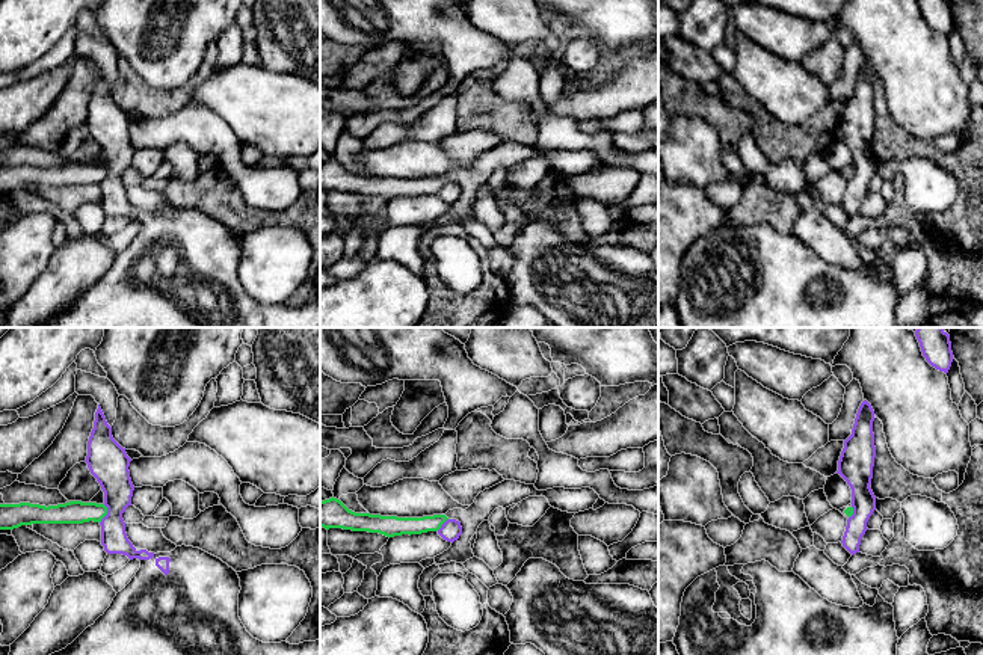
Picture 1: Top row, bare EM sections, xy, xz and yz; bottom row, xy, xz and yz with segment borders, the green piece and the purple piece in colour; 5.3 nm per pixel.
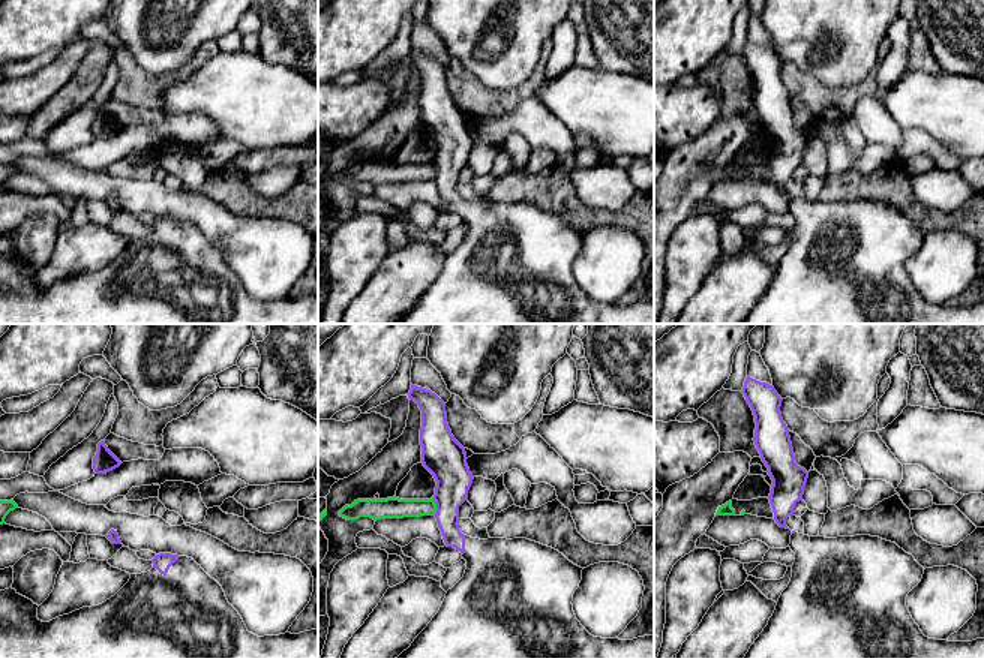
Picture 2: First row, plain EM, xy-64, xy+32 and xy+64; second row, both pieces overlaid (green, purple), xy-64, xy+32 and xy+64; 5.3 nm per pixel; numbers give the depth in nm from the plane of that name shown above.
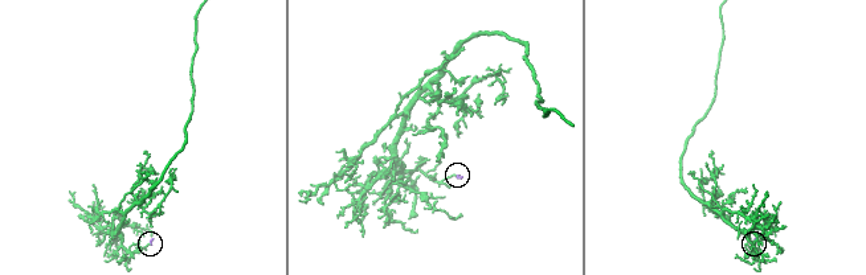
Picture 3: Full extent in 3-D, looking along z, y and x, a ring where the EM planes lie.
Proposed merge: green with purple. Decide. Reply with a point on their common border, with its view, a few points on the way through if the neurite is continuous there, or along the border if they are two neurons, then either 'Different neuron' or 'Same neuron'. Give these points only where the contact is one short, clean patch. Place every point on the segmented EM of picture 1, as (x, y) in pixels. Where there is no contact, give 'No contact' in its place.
Touches green at xy (106, 513). Boundary: xy (104, 504), (106, 515), (100, 522). Different neuron

